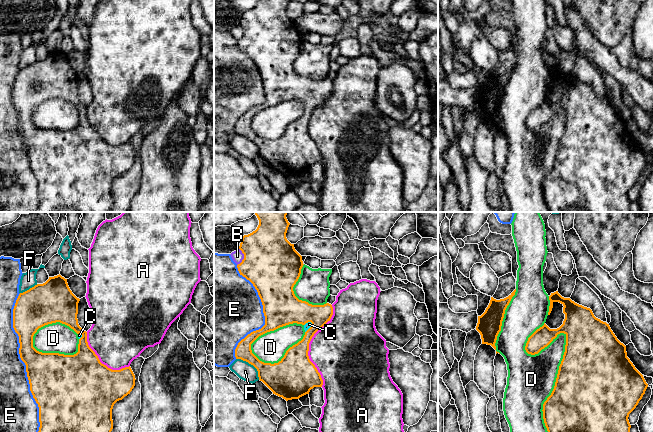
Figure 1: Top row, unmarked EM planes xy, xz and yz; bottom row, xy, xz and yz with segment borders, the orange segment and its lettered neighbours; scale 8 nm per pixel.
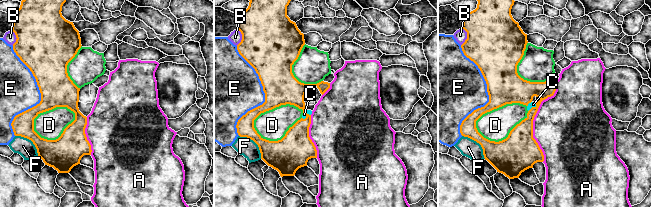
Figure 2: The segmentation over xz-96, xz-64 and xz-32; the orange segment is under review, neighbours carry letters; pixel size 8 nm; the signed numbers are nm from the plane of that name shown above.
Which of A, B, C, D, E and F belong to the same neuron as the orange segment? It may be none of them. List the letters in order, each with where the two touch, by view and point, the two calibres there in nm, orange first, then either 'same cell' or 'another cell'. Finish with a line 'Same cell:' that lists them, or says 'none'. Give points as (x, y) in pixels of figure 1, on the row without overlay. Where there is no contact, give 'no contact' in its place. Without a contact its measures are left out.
A: xz (308, 122) | 320/460 nm | another cell
B: xz (244, 33) | 440/90 nm | another cell
C: xz (310, 103) | 240/50 nm | same cell
D: yz (565, 127) | 500/260 nm | another cell
E: xy (25, 140) | 400/240 nm | another cell
F: xz (251, 140) | 240/140 nm | another cell
Same cell: C

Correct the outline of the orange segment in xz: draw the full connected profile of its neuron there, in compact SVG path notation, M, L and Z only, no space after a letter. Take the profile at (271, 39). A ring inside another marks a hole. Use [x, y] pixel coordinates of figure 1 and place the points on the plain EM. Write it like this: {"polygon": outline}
{"polygon": "M259 0L257 5L242 13L239 25L244 35L237 41L240 51L249 56L258 68L263 81L265 101L248 110L242 115L236 125L236 135L241 135L253 141L258 147L259 156L262 157L273 170L286 177L299 175L309 170L314 163L322 163L323 156L315 141L308 132L309 119L314 110L320 106L333 91L331 80L312 81L299 76L293 67L303 43L302 32L295 26L286 9L290 0ZM289 100L302 100L305 111L301 117L290 123L278 139L264 139L260 137L251 126L251 120L261 111L274 107Z"}

